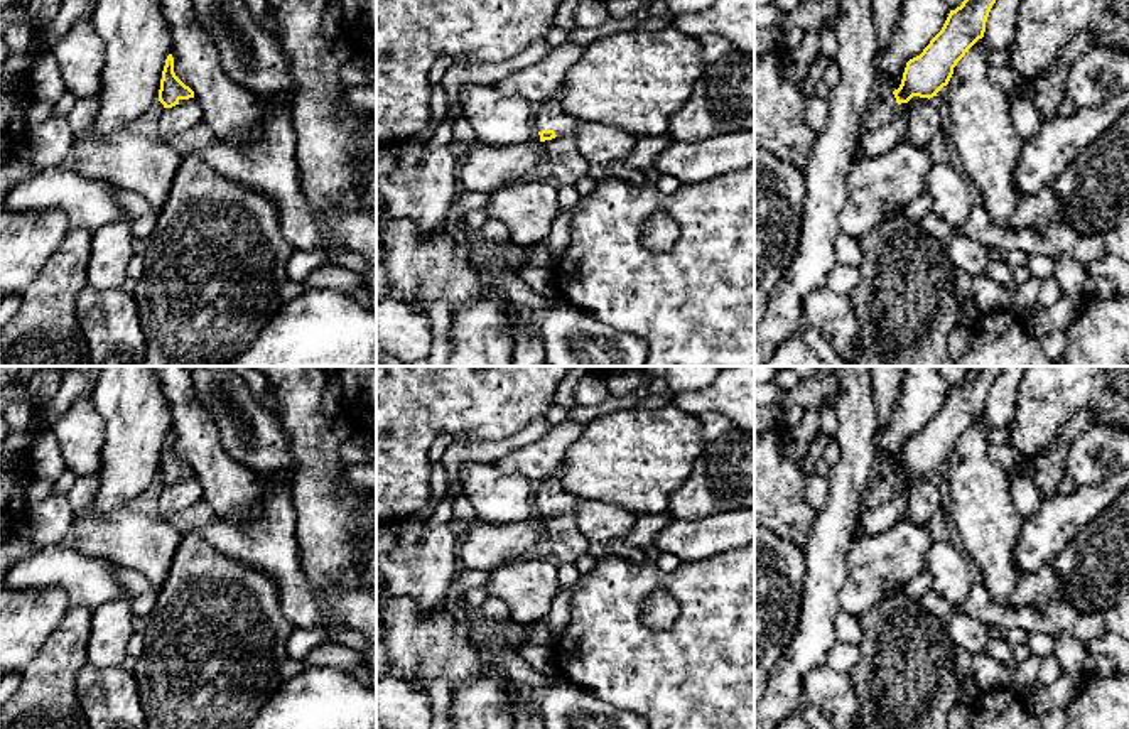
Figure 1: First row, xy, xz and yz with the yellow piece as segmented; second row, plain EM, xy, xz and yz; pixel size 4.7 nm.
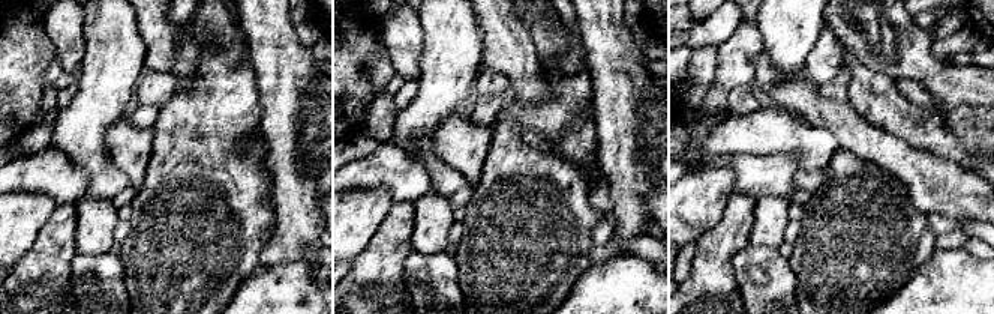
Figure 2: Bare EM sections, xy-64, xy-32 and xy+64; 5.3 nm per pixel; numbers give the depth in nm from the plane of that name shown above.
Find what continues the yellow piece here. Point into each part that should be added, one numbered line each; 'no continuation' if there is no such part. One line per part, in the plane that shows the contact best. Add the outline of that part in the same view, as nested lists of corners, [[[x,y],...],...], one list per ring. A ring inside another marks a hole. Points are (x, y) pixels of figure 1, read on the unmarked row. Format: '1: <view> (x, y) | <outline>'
1: xz (549, 493) | [[[559,472],[535,484],[533,506],[538,510],[554,508],[559,515],[572,510],[574,506],[577,506],[577,503],[579,500],[572,493],[564,489]]]

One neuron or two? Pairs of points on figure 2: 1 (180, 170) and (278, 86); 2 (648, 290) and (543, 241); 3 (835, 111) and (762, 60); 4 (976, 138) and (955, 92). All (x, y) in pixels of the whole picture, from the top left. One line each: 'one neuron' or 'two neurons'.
1: two neurons
2: two neurons
3: one neuron
4: two neurons

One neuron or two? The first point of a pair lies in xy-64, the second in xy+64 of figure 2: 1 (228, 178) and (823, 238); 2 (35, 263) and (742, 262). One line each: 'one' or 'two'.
1: one
2: two

